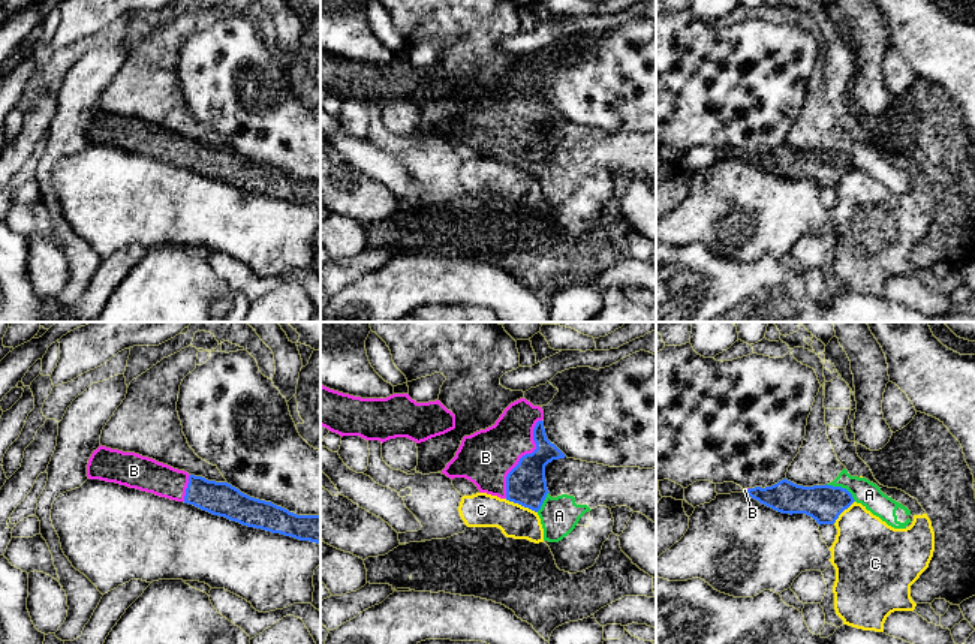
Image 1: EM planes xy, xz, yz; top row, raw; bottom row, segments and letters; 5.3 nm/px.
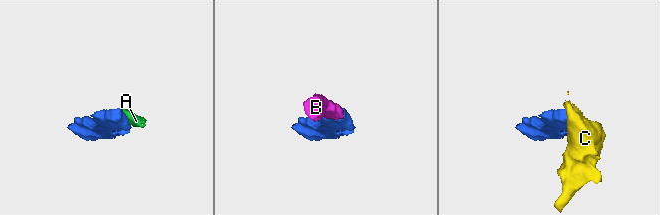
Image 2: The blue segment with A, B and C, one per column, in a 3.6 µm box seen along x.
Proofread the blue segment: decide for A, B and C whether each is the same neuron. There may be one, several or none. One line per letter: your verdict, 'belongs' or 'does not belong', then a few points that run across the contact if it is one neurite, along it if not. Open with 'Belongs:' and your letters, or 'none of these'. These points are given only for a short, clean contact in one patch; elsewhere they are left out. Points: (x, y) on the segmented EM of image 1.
Belongs: B
A: does not belong | yz (825, 484), (843, 487), (855, 500)
B: belongs
C: does not belong

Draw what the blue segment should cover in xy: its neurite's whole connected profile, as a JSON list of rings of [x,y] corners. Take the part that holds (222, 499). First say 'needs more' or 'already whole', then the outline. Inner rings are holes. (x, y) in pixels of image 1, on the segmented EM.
needs more; [[[100,445],[88,460],[87,476],[184,502],[247,527],[321,545],[321,515],[297,515],[271,502],[250,497],[228,482],[189,475],[135,452]]]

